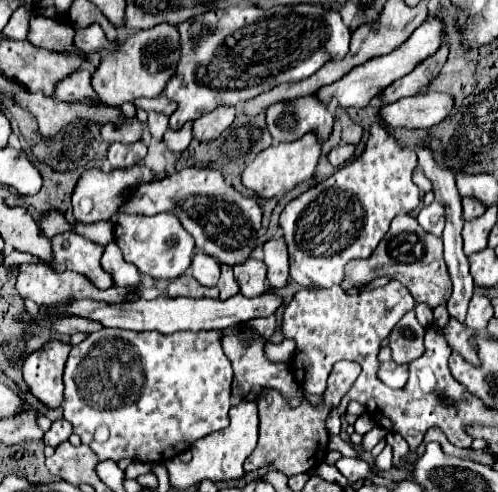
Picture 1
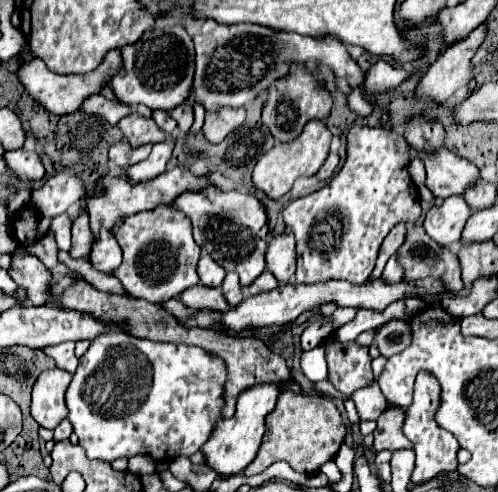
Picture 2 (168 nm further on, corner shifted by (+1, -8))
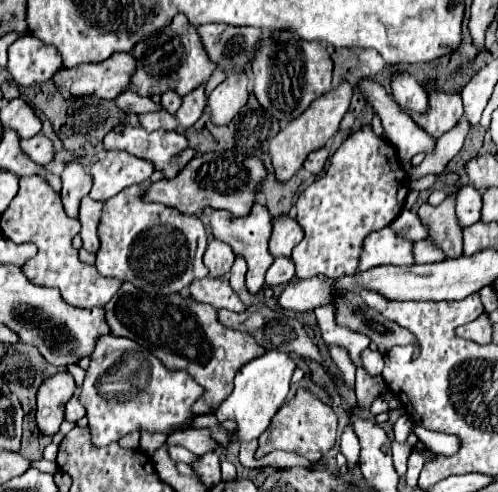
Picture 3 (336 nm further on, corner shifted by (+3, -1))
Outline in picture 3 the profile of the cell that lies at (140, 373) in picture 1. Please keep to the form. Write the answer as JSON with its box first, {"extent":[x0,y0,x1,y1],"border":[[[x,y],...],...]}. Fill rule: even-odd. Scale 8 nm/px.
{"extent":[78,335,204,447],"border":[[[104,335],[98,337],[94,353],[90,355],[90,365],[78,399],[86,407],[92,445],[108,447],[132,431],[168,435],[192,427],[196,419],[192,405],[202,393],[204,389],[184,369],[168,369],[136,341]],[[142,381],[146,381],[146,385],[142,385]]]}

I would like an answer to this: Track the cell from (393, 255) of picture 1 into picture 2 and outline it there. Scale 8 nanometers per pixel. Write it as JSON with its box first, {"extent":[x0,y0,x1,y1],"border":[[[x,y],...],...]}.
{"extent":[398,224,464,294],"border":[[[414,224],[408,228],[406,242],[398,250],[398,260],[404,266],[404,280],[418,278],[442,278],[446,280],[446,288],[452,294],[458,294],[464,284],[460,278],[458,256],[450,252],[448,246],[440,246],[434,242],[422,224]]]}

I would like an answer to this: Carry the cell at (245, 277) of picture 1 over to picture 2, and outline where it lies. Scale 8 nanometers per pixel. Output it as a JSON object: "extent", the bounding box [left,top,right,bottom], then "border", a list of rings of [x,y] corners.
{"extent":[242,270,278,296],"border":[[[264,270],[256,280],[254,284],[250,284],[248,288],[242,288],[244,296],[254,296],[254,294],[260,294],[260,292],[266,292],[266,290],[274,290],[278,286],[278,280],[274,278],[272,272]]]}

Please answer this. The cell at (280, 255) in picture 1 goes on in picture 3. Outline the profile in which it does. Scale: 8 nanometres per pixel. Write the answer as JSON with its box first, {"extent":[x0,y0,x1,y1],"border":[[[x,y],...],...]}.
{"extent":[268,215,304,257],"border":[[[282,215],[272,221],[272,237],[268,243],[268,251],[272,257],[280,257],[280,255],[290,257],[292,249],[302,241],[302,237],[304,231],[300,229],[298,221],[288,215]]]}

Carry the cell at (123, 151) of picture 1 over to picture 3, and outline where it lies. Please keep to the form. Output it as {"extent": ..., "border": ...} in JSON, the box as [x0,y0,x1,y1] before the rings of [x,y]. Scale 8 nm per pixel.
{"extent":[104,125,188,179],"border":[[[118,125],[104,137],[106,149],[126,151],[130,155],[148,159],[154,163],[156,169],[164,169],[164,175],[170,179],[180,169],[170,163],[174,155],[178,155],[182,149],[188,147],[188,141],[184,135],[176,131],[144,131],[142,127],[130,127],[130,125]]]}

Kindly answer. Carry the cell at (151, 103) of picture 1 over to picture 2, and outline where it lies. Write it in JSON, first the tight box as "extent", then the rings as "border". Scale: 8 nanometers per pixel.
{"extent":[170,102,194,134],"border":[[[184,102],[184,104],[180,104],[178,108],[170,110],[170,116],[172,116],[172,118],[178,122],[178,128],[180,128],[184,134],[188,134],[190,126],[192,126],[192,122],[194,122],[192,104],[190,104],[190,102]]]}

